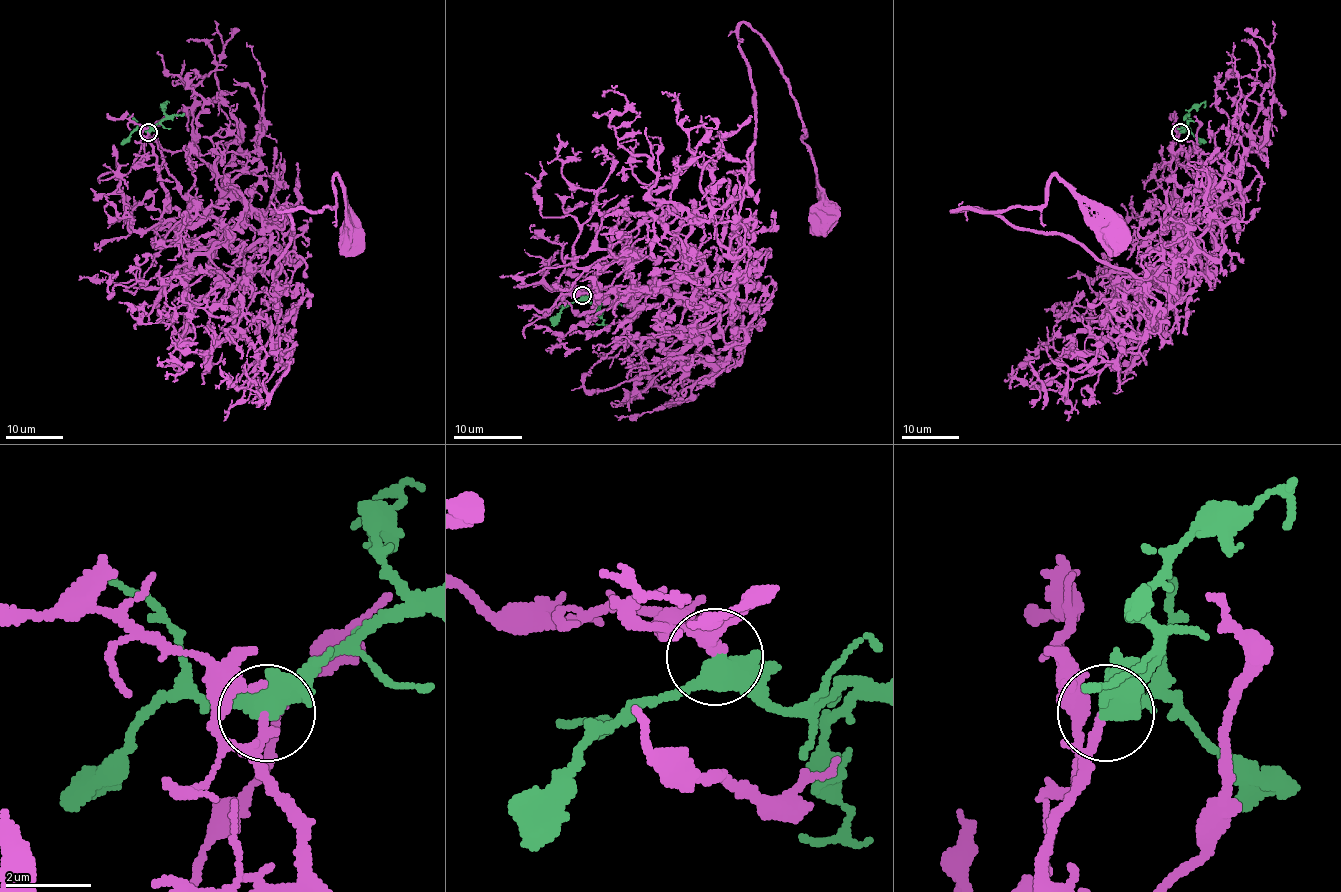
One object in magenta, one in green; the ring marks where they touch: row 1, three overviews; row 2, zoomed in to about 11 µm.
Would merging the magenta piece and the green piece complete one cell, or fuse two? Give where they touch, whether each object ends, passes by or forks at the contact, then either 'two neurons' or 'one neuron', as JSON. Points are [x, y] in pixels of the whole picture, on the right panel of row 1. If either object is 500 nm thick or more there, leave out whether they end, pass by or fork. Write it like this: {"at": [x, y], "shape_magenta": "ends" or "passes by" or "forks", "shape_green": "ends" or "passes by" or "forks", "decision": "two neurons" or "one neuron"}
{"at": [1180, 132], "shape_magenta": "ends", "shape_green": "passes by", "decision": "one neuron"}

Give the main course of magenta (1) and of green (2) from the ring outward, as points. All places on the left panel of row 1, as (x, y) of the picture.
1: (148, 132), (163, 217), (265, 241), (273, 277), (293, 228), (279, 211), (333, 207), (338, 175), (349, 232)
2: (148, 132), (166, 115), (163, 109), (166, 103), (160, 108)

